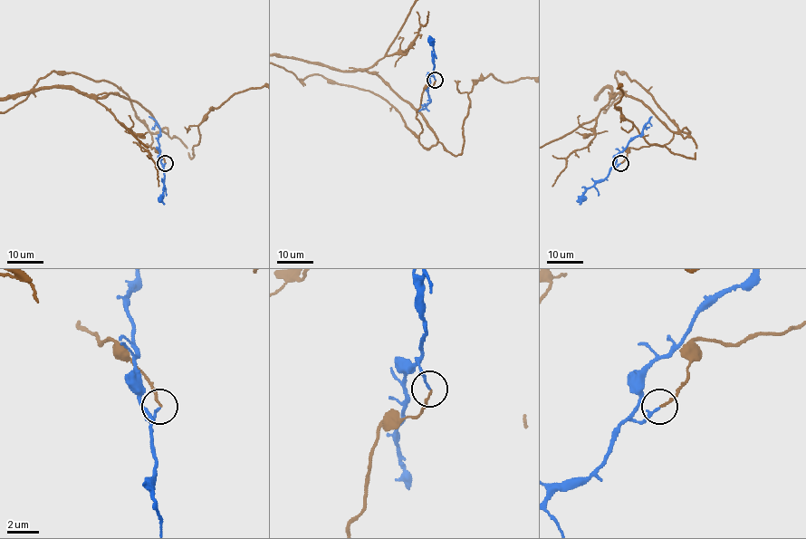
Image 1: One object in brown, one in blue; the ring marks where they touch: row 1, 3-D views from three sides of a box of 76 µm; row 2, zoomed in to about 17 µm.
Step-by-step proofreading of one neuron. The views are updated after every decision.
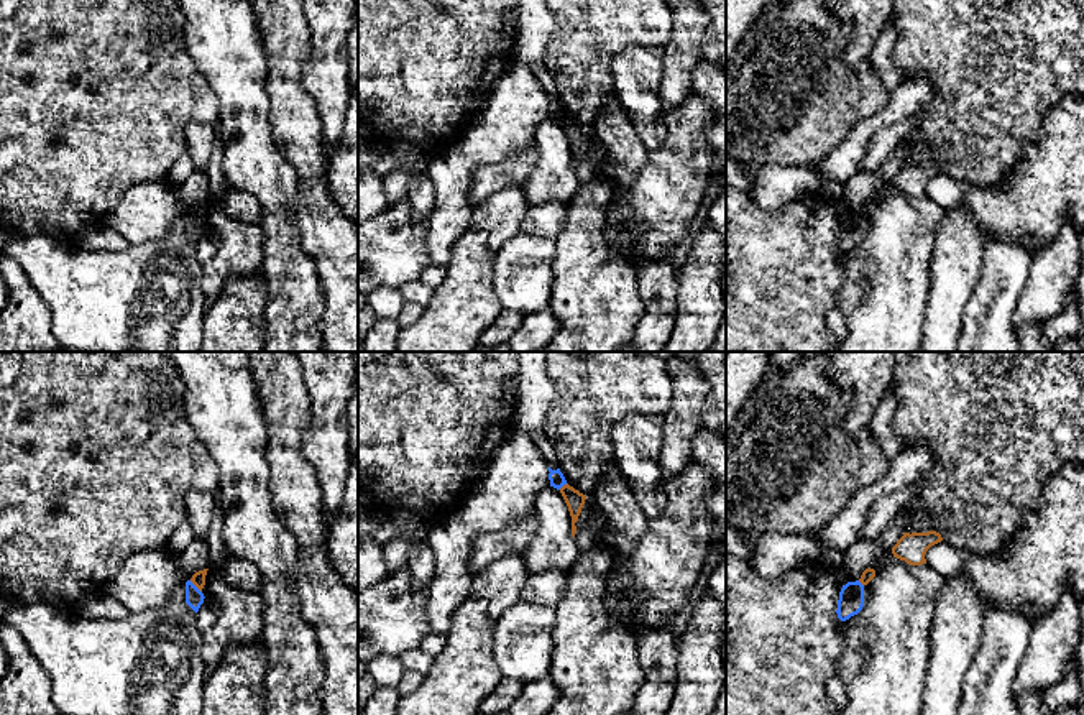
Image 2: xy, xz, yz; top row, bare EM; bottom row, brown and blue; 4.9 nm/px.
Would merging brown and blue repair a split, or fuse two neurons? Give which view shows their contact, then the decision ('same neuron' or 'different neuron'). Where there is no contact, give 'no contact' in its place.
meets brown in xy; different neuron

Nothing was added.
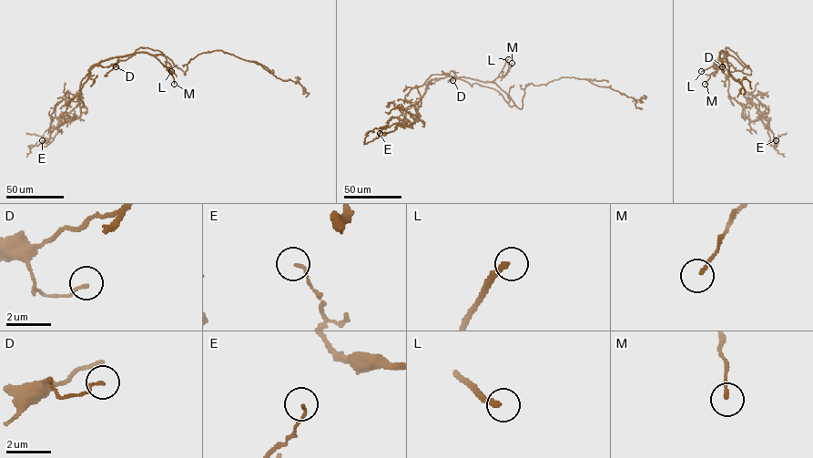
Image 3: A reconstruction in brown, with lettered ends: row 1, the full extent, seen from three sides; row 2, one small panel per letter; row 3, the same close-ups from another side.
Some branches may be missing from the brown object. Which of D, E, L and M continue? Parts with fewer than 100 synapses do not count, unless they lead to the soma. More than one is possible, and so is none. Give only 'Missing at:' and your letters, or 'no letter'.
Missing at: L

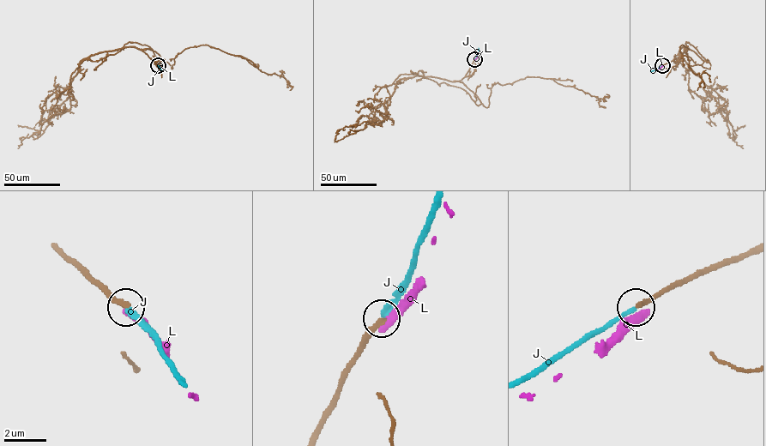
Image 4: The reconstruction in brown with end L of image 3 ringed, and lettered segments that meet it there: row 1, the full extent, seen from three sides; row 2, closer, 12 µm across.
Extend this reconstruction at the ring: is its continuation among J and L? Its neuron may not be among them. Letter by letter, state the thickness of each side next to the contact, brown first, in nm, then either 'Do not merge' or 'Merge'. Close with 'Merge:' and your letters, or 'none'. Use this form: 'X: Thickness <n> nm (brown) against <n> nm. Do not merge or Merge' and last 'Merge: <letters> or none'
J: Thickness 240 nm (brown) against 240 nm. Merge
L: Thickness 240 nm (brown) against 360 nm. Do not merge
Merge: J

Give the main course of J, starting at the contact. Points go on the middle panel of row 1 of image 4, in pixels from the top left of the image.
J: (474, 59), (479, 48)

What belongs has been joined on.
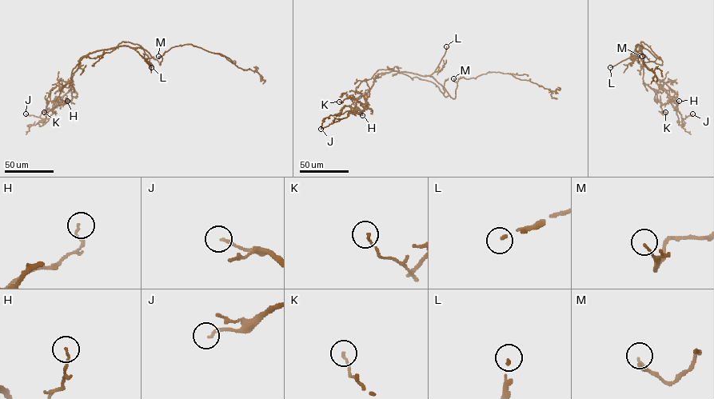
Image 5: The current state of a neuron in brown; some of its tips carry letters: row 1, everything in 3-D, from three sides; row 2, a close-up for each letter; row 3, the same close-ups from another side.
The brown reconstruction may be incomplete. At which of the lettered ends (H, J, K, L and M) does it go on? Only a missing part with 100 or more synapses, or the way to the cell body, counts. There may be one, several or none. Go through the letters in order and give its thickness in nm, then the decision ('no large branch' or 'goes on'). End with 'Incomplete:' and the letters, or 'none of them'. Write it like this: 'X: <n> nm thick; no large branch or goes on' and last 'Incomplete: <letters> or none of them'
H: 100 nm thick; no large branch
J: 140 nm thick; no large branch
K: 110 nm thick; no large branch
L: 100 nm thick; goes on
M: 100 nm thick; no large branch
Incomplete: L

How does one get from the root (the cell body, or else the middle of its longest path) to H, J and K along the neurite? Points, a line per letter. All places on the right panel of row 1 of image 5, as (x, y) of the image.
H: (640, 49), (639, 45), (636, 49), (636, 55), (658, 78), (656, 83), (676, 104), (679, 101)
J: (640, 49), (639, 45), (636, 49), (636, 55), (676, 94), (674, 97), (681, 117), (692, 113)
K: (640, 49), (639, 45), (636, 49), (636, 55), (670, 97), (660, 105), (665, 112)

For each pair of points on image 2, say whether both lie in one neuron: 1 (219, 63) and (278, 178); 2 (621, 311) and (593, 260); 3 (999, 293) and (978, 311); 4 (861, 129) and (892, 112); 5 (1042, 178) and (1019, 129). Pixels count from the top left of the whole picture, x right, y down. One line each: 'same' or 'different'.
1: same
2: same
3: same
4: same
5: different

